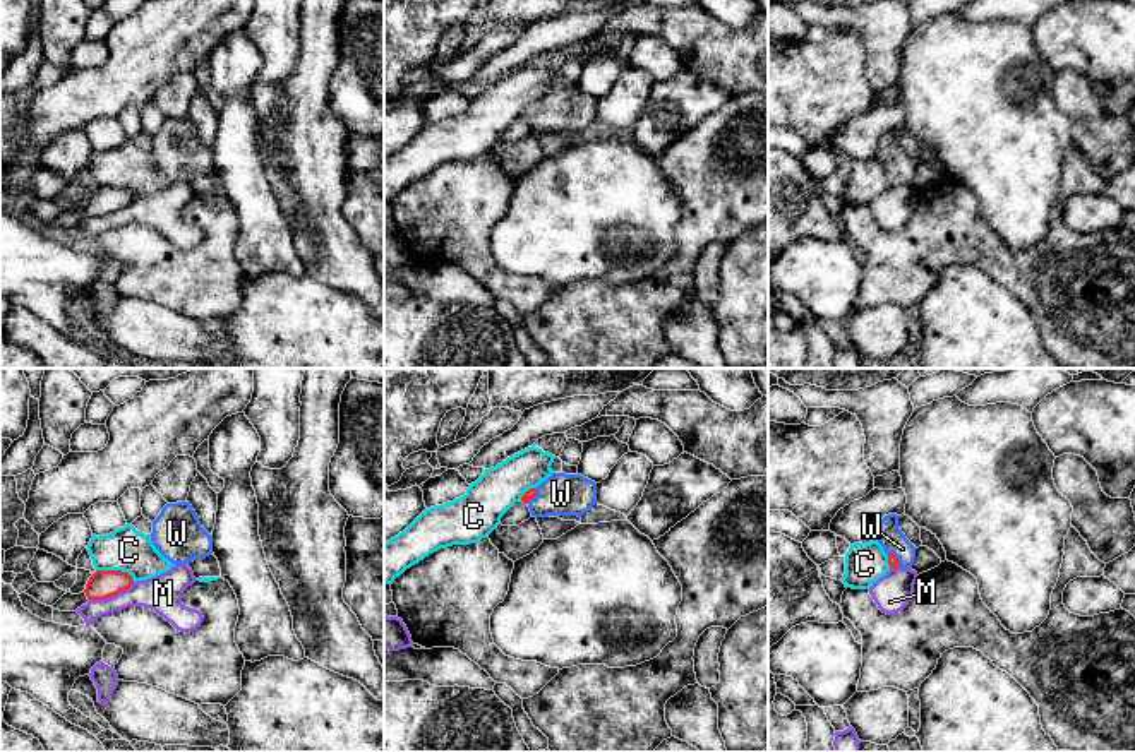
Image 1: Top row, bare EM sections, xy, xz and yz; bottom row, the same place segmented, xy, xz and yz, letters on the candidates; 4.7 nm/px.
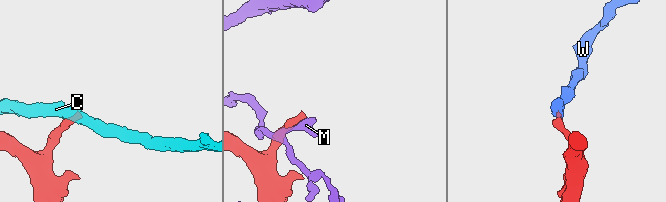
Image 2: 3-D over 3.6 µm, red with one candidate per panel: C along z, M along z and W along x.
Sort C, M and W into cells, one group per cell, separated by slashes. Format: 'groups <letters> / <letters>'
groups C / M / W

